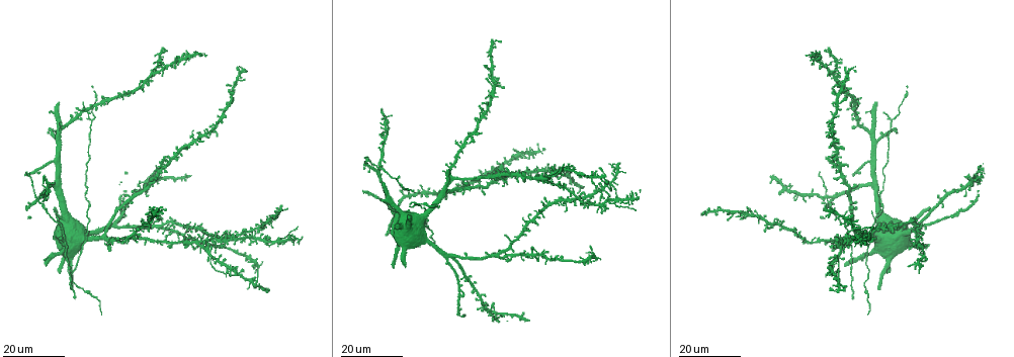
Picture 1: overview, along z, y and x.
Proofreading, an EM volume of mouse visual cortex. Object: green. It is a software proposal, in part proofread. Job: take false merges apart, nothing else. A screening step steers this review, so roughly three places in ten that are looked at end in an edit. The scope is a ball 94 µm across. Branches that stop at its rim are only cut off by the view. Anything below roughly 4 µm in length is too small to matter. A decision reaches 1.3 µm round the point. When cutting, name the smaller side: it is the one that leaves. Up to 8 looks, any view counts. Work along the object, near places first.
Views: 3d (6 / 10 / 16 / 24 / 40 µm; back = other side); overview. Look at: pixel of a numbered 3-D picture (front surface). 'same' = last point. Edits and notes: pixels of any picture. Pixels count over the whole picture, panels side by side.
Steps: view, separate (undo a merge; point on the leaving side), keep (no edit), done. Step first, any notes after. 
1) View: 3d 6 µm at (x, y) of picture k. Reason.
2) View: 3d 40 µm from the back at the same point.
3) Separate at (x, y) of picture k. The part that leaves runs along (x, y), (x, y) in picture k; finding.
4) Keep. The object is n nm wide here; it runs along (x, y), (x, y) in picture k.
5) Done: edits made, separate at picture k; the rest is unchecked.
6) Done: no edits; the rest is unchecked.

View: 3d 24 µm at (210, 258) of picture 1. Four or more arms meet.

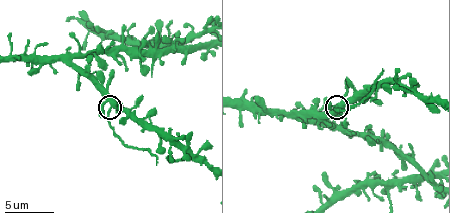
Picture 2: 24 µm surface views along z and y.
View: 3d 6 µm at (113, 106) of picture 2.

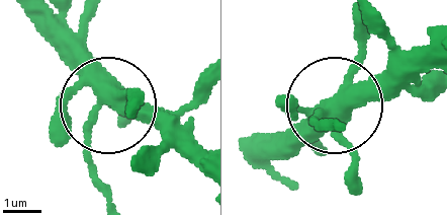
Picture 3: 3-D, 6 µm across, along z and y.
Separate at (99, 185) of picture 3. The side arm is 12 µm long; the part that leaves runs along (87, 133), (103, 197) in picture 3; two cells meet here.

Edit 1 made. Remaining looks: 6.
View: overview.

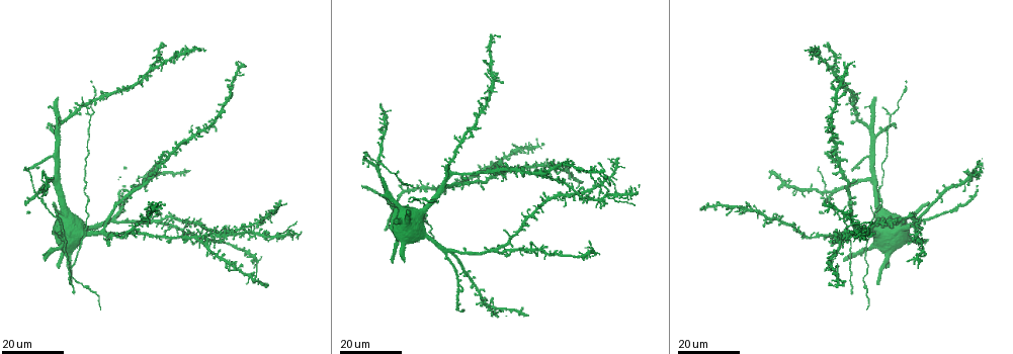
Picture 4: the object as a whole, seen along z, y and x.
View: 3d 16 µm at (600, 184) of picture 4. Branch point.

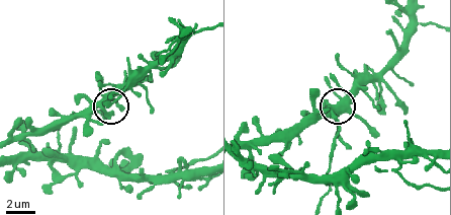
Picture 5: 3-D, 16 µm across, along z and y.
View: 3d 10 µm at (104, 109) of picture 5.

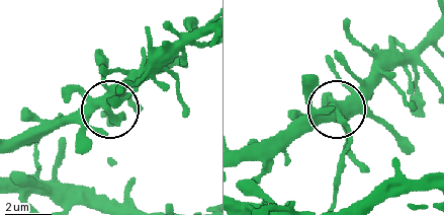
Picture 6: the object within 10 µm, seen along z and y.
Separate at (116, 114) of picture 6. The part that leaves runs along (336, 111), (347, 138), (336, 202) in picture 6; a second cell is stuck on.

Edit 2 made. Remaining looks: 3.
View: overview.

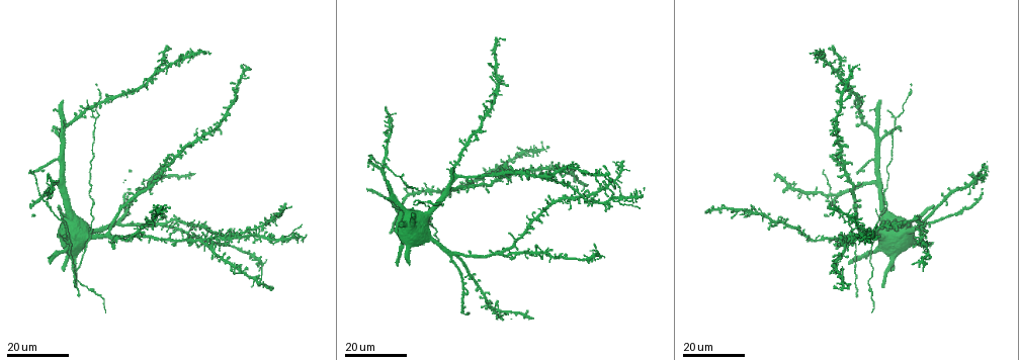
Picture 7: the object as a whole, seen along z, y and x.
View: 3d 24 µm at (619, 203) of picture 7. Arms part here.

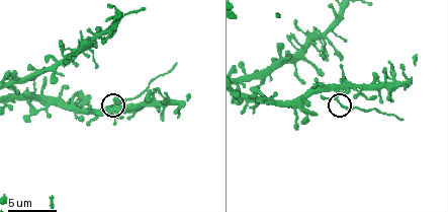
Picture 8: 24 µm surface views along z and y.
View: 3d 10 µm at (337, 97) of picture 8.

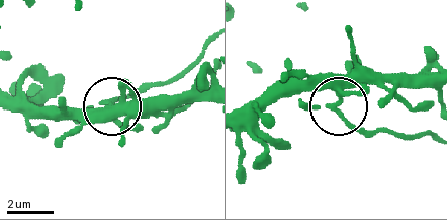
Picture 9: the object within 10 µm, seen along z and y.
Separate at (307, 110) of picture 9. 3 arms meet here; the part that leaves runs along (339, 98), (344, 115), (362, 128), (414, 138), (431, 132) in picture 9; two cells meet here.

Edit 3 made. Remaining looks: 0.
Done: edits made, separate at picture 3, separate at picture 6, separate at picture 9; the rest is unchecked.

